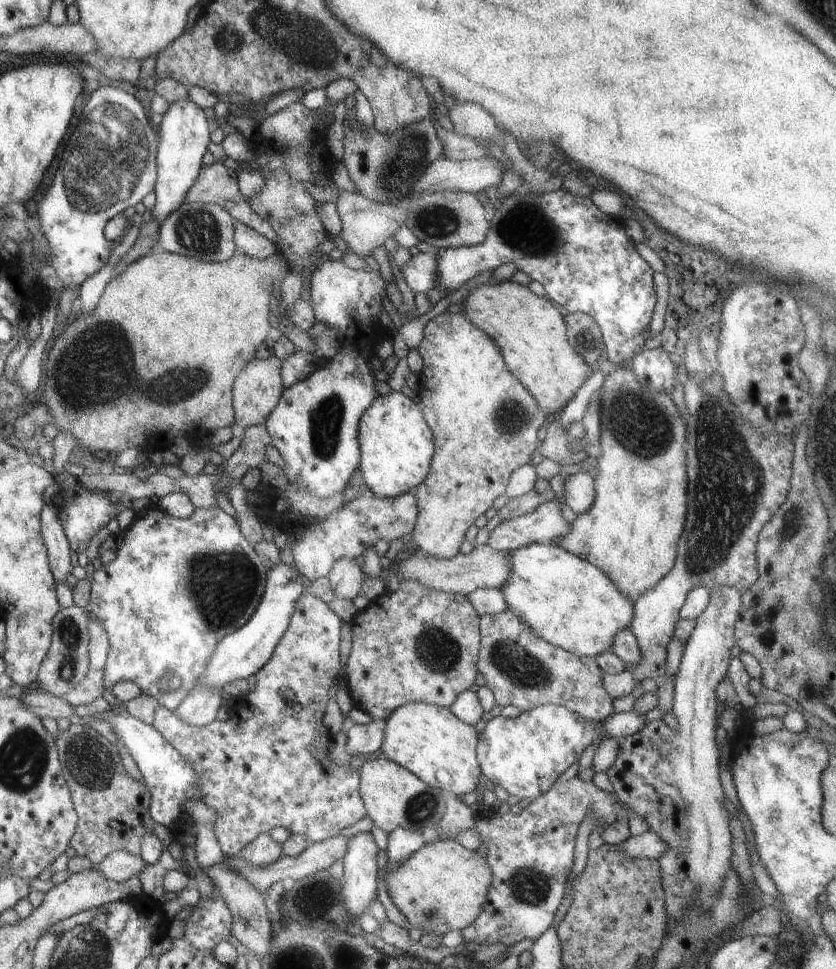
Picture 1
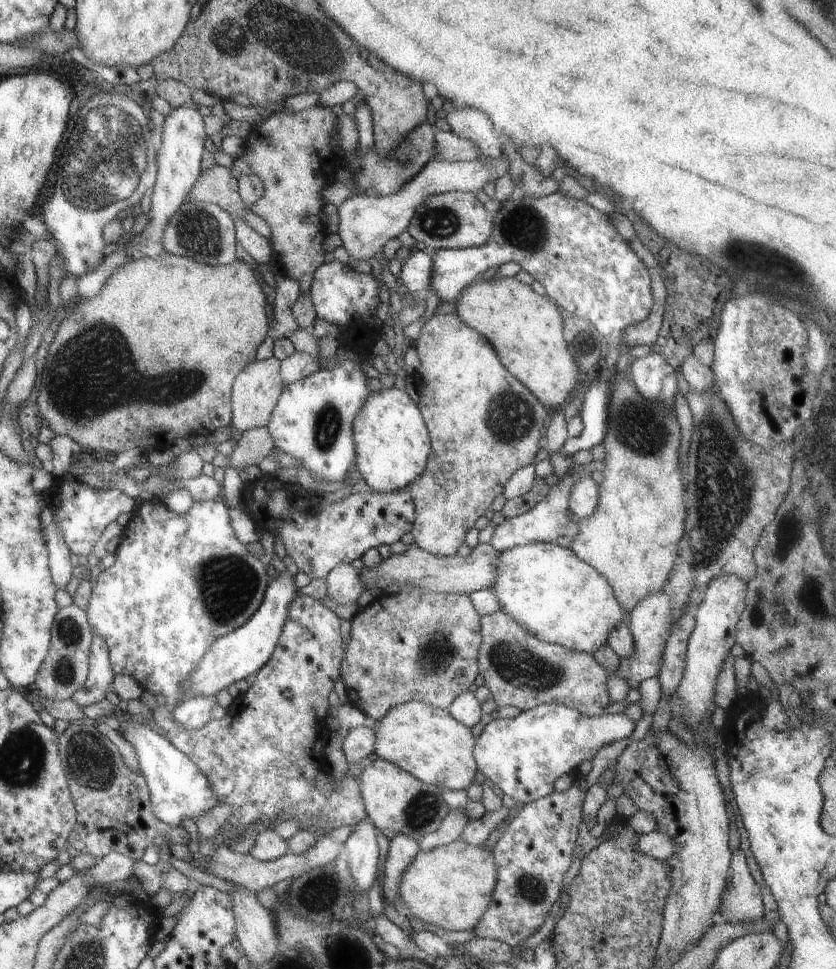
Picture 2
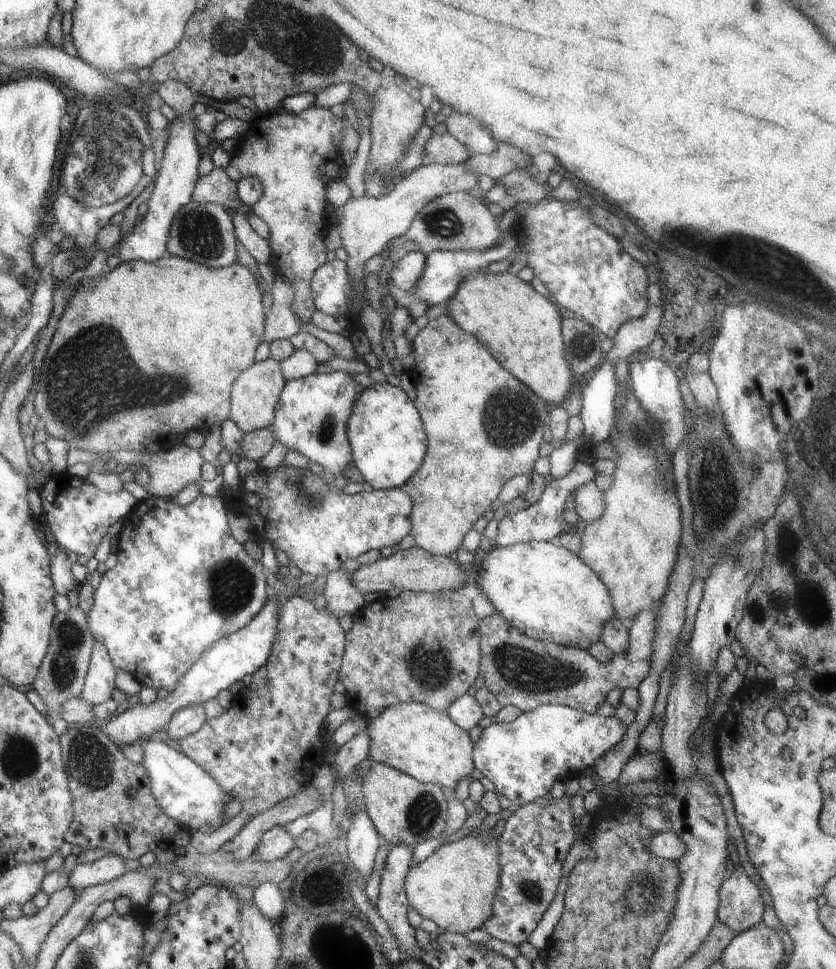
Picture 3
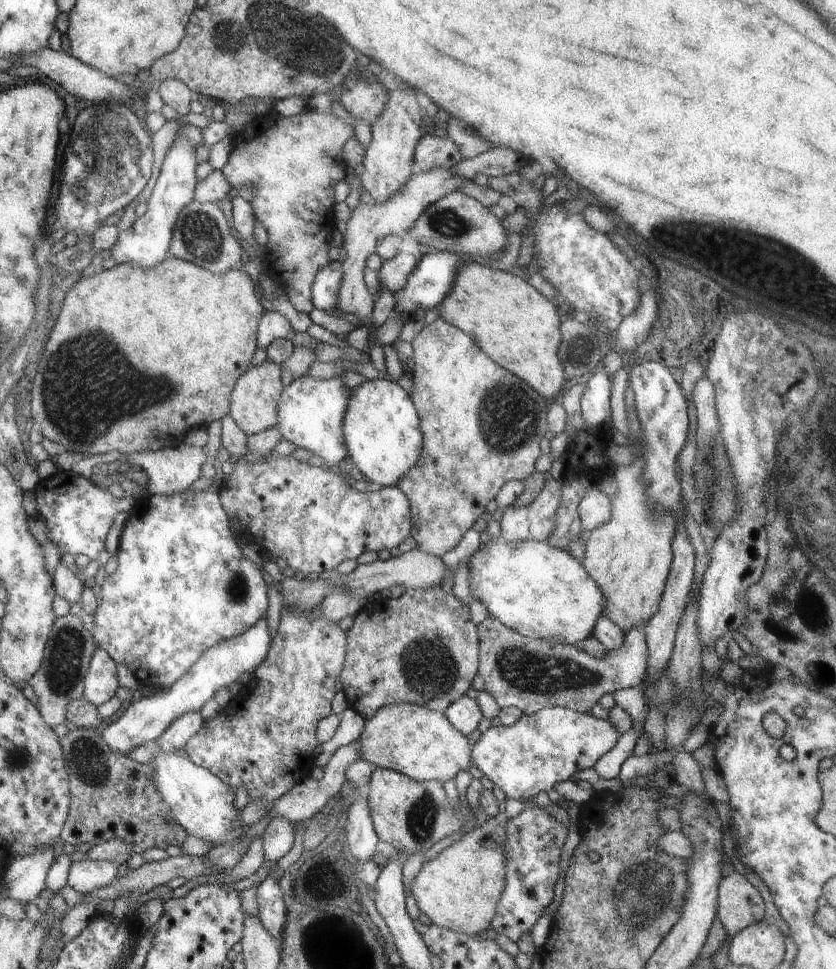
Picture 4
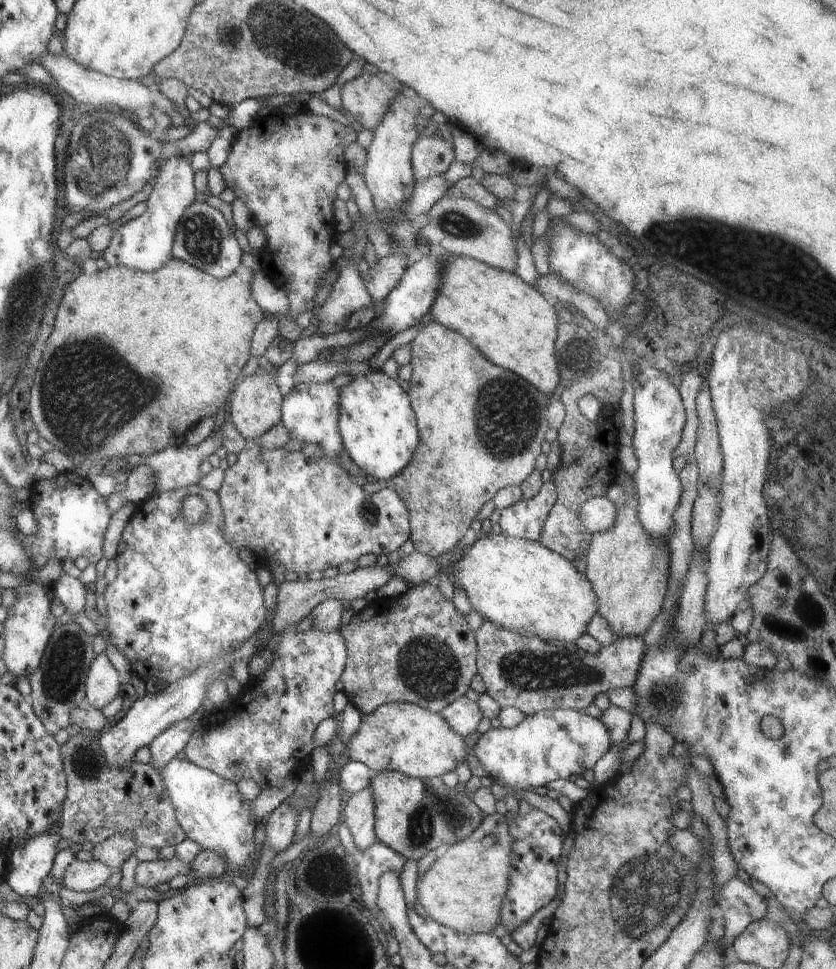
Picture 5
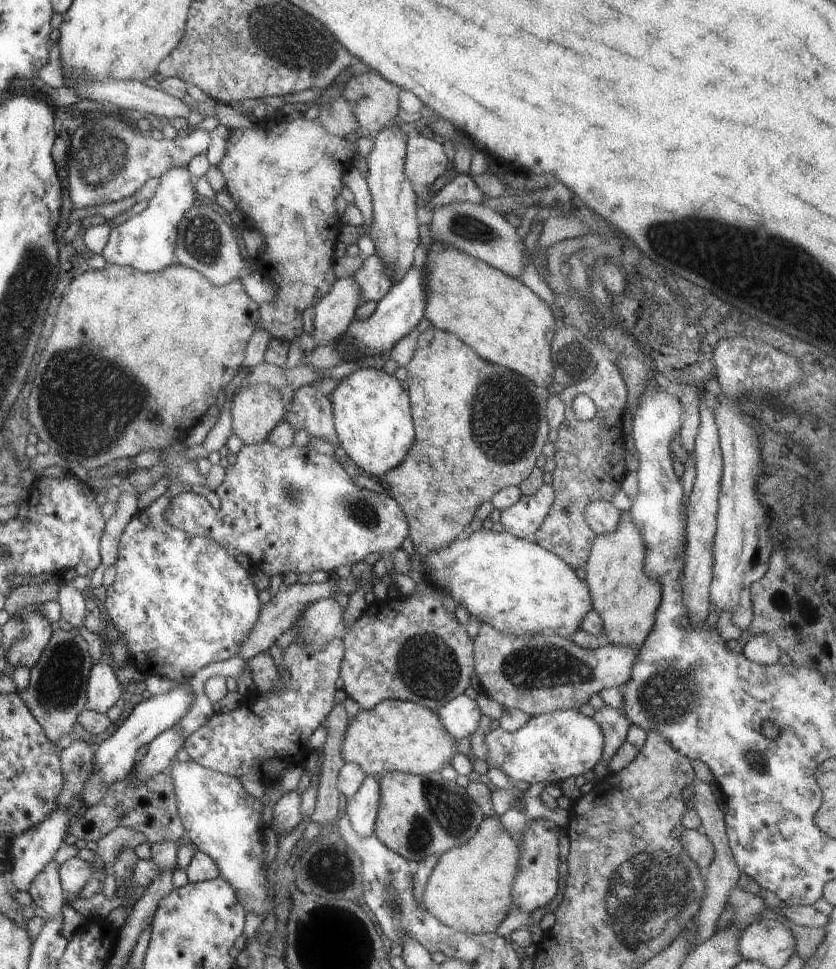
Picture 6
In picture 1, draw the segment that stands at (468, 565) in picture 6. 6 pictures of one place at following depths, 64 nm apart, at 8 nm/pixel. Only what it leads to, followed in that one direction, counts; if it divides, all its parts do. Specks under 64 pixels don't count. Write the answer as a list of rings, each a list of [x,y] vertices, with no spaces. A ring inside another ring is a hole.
[[[551,542],[530,543],[514,549],[509,561],[511,573],[500,590],[507,602],[507,608],[529,626],[538,638],[562,647],[574,656],[595,657],[601,652],[611,650],[616,632],[626,627],[631,628],[634,602],[626,598],[597,566],[568,552],[564,547]]]

